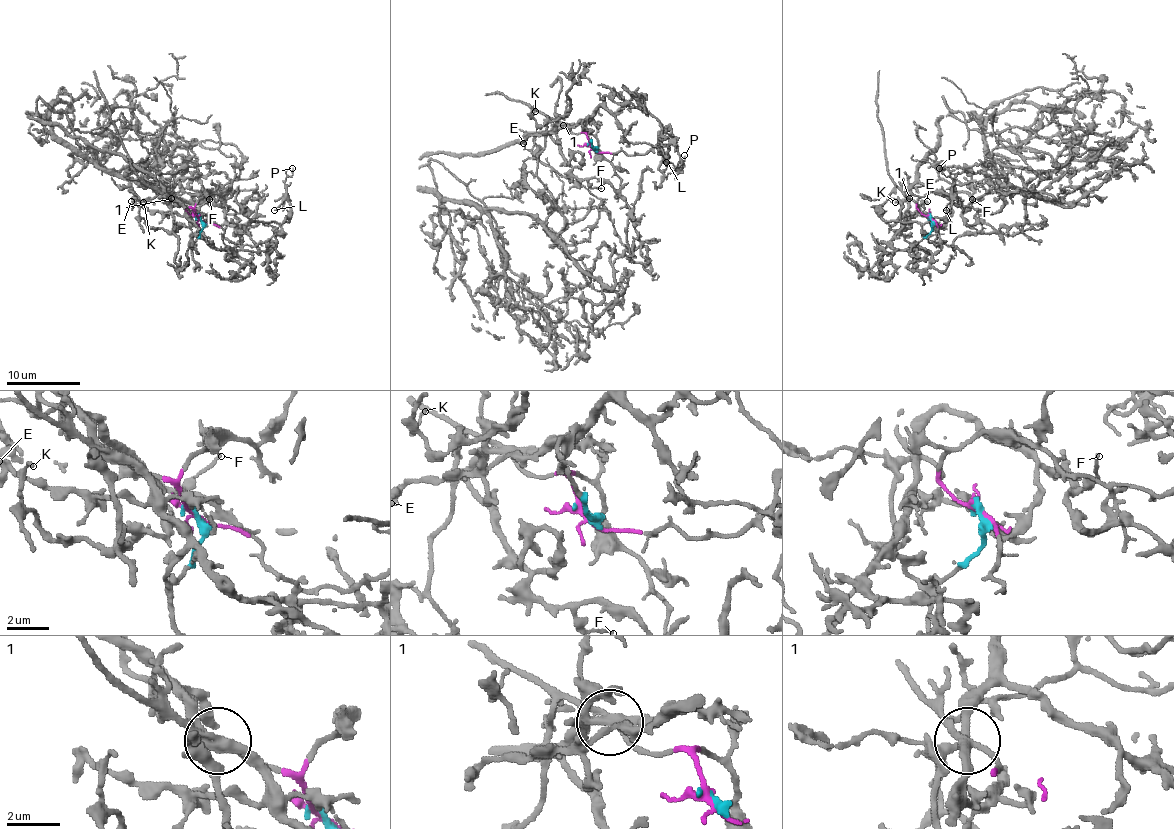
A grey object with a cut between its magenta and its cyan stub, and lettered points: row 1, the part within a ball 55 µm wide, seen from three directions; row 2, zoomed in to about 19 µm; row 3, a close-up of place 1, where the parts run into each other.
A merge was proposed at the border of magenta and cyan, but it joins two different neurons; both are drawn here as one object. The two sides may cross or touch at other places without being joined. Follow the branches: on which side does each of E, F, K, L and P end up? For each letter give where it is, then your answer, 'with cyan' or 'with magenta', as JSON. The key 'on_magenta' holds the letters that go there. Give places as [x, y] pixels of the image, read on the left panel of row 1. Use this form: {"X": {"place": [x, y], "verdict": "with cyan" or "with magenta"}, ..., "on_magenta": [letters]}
{"E": {"place": [131, 201], "verdict": "with cyan"}, "F": {"place": [209, 199], "verdict": "with cyan"}, "K": {"place": [143, 202], "verdict": "with cyan"}, "L": {"place": [274, 210], "verdict": "with magenta"}, "P": {"place": [292, 168], "verdict": "with magenta"}, "on_magenta": ["L", "P"]}

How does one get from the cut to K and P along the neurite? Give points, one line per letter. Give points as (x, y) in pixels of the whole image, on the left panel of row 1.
K: (200, 218), (191, 244), (197, 226), (178, 202), (166, 202), (169, 231), (145, 222), (144, 202)
P: (200, 218), (206, 224), (217, 224), (239, 246), (268, 240), (288, 217), (285, 180), (292, 174), (292, 167)

